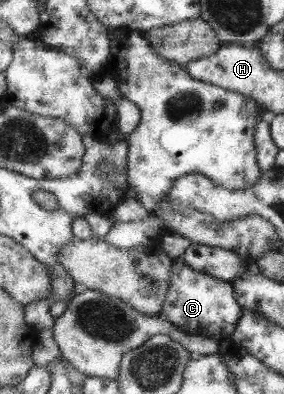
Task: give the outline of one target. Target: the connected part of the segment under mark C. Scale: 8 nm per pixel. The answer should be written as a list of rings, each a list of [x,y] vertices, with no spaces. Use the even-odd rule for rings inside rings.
[[[182,257],[173,260],[170,287],[159,315],[162,320],[169,321],[175,328],[187,334],[222,340],[229,339],[234,333],[242,312],[243,308],[238,304],[230,283],[190,269]]]

